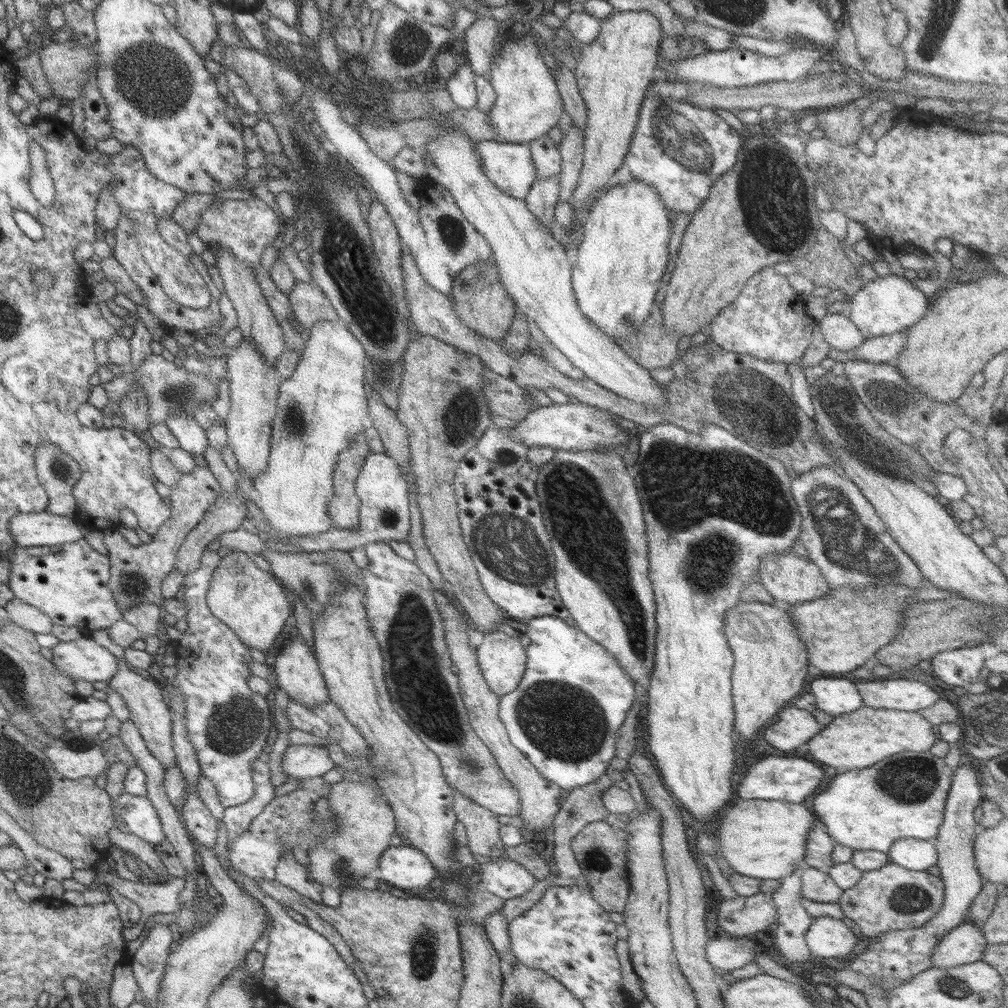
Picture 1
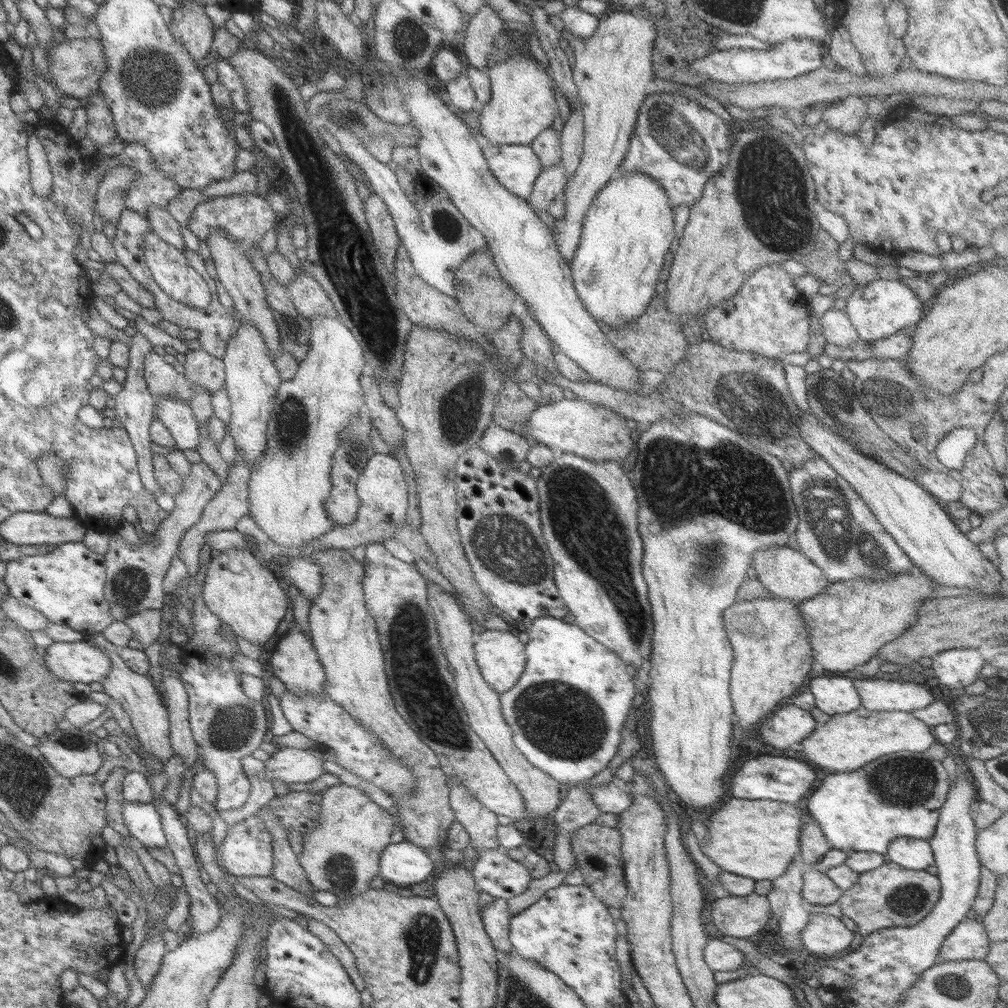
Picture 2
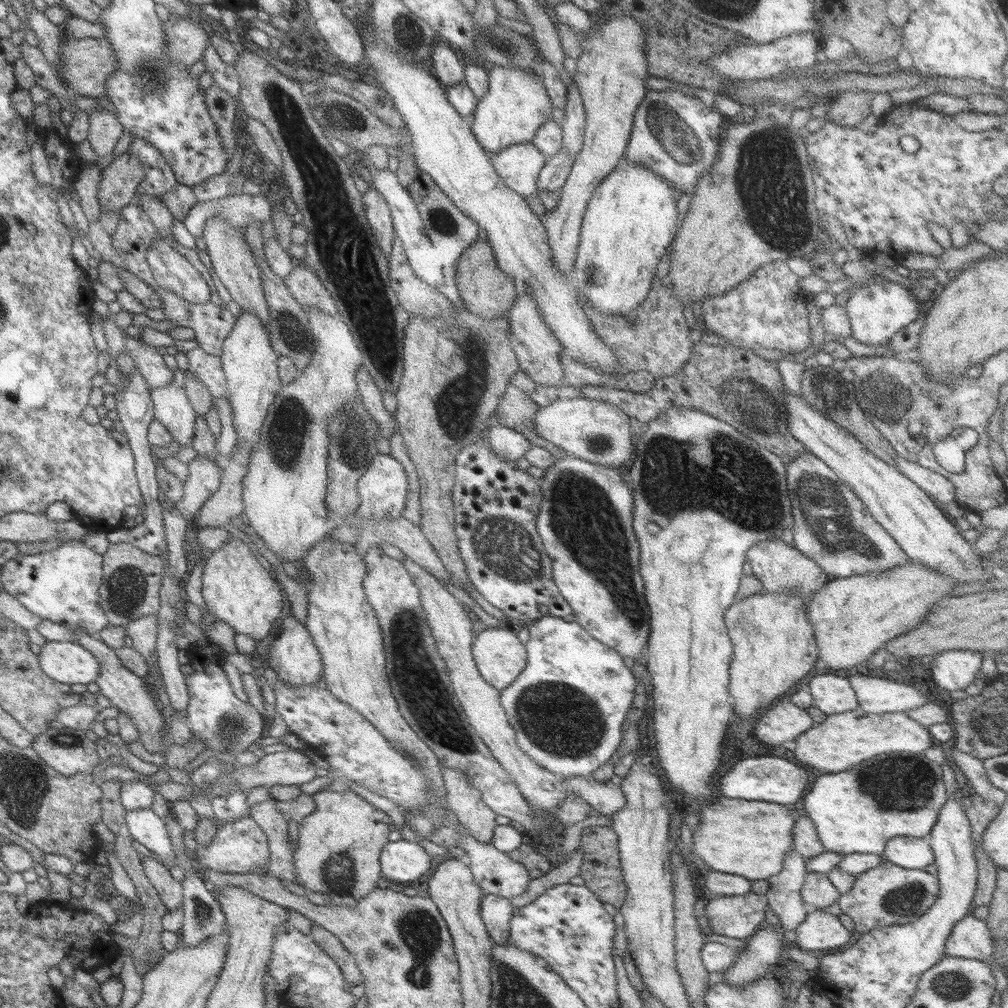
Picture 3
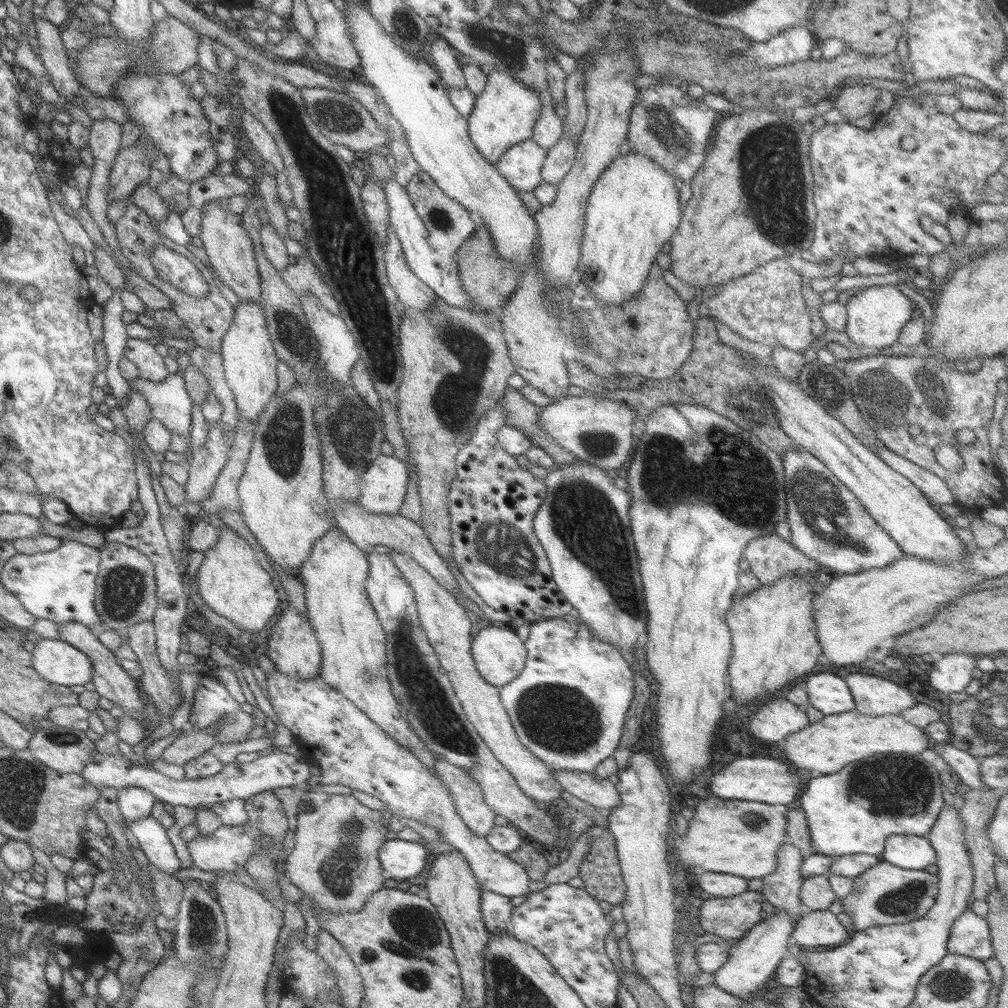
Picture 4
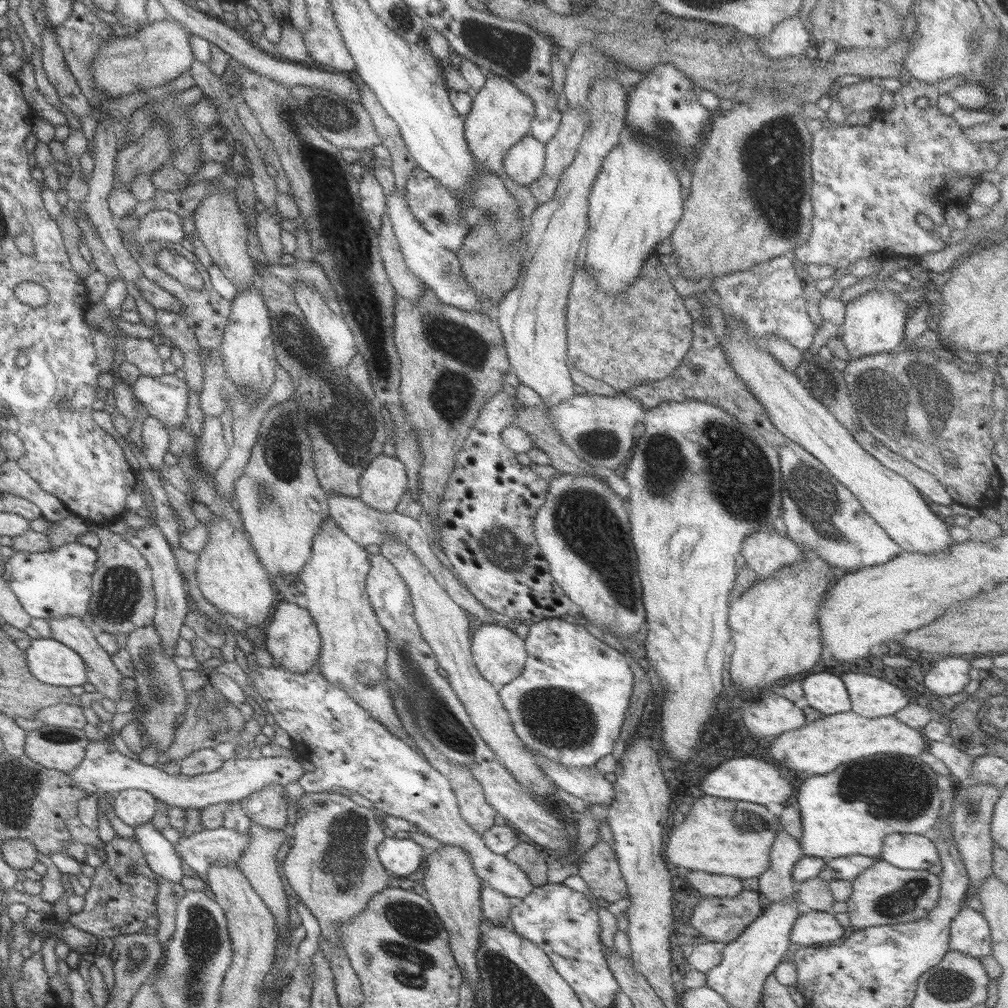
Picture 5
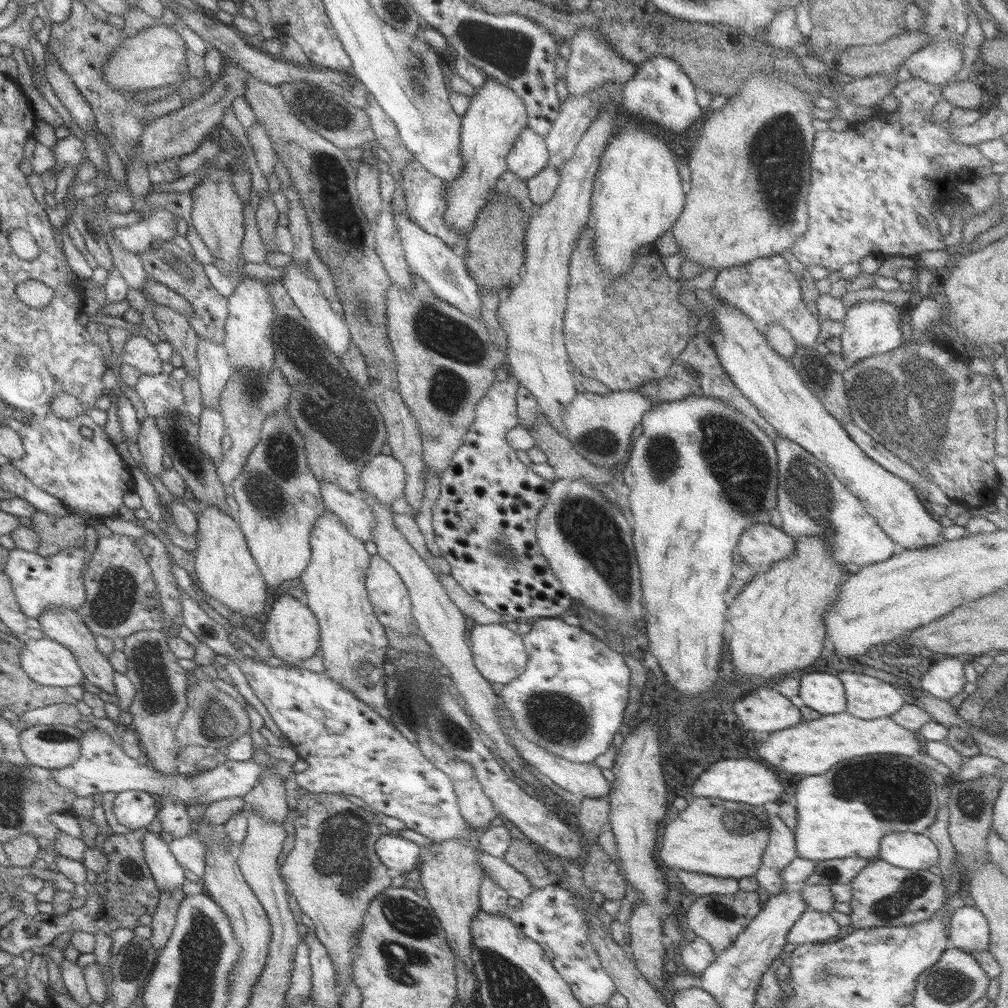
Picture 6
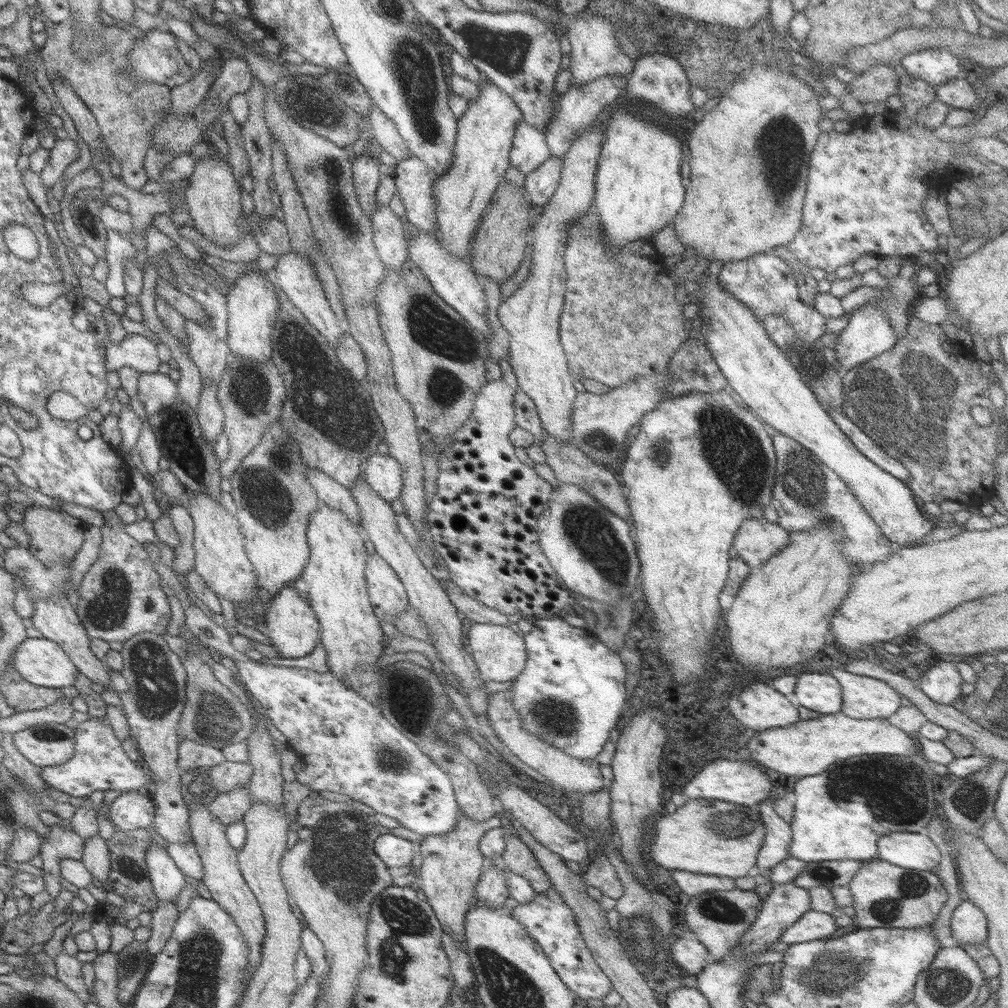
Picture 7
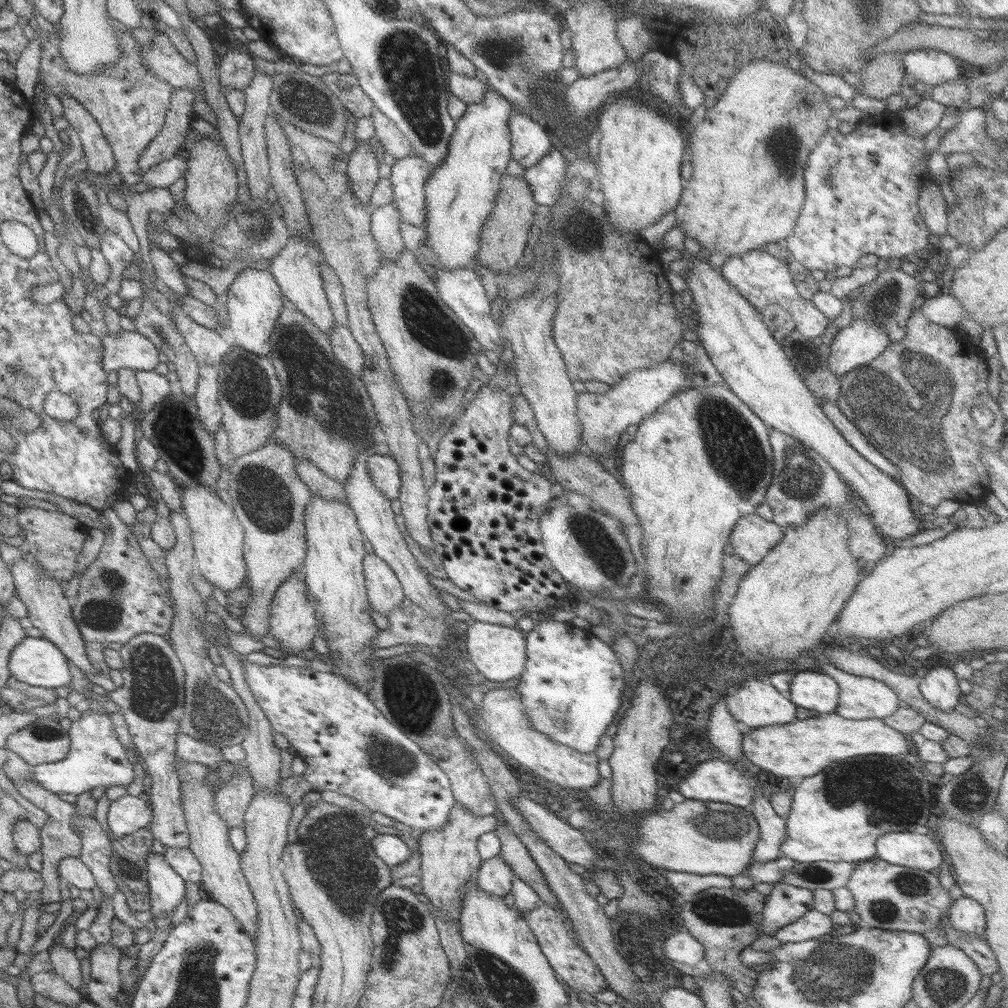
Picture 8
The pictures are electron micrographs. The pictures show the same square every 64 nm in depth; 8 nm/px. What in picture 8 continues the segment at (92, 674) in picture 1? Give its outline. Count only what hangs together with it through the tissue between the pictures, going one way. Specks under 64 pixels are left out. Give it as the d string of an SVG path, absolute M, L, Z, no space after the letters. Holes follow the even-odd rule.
M42 637L24 638L9 658L9 672L18 682L47 690L70 686L70 670L64 653Z

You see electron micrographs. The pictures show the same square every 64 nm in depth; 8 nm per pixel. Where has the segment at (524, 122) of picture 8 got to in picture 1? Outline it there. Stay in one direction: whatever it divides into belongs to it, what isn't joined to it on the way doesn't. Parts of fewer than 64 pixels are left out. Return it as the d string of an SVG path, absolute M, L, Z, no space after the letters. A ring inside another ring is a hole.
M479 141L475 147L482 170L492 184L507 196L524 201L536 178L528 144Z

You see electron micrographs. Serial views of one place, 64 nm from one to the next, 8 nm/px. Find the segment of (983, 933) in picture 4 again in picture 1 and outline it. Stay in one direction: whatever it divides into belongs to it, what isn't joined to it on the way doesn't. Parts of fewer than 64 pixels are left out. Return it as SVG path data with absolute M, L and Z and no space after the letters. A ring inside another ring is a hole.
M966 920L949 929L939 940L931 954L931 968L950 969L980 961L986 945L983 931Z

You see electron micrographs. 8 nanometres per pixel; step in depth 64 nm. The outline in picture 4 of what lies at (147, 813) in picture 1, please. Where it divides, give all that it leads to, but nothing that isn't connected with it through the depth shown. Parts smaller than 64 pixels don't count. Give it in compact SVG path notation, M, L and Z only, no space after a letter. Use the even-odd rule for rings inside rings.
M151 815L129 824L130 833L138 840L140 848L148 862L158 870L176 876L180 861L174 851L174 845L166 834L166 828Z

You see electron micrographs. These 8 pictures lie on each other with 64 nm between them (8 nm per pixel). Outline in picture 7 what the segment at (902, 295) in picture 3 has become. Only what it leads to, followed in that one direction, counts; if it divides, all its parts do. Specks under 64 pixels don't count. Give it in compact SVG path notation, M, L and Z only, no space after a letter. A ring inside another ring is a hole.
M868 305L858 310L854 309L850 312L848 325L837 337L837 344L834 347L838 364L842 365L841 373L863 362L868 362L871 358L892 349L898 343L899 338L890 321L886 312L874 305Z

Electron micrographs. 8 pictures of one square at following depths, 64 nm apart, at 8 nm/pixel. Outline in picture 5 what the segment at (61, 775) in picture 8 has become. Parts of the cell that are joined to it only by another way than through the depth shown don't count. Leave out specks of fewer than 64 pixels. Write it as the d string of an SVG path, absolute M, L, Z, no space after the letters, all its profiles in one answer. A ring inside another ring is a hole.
M105 738L102 741L88 740L82 763L72 772L64 773L78 788L81 788L81 791L86 791L89 795L101 796L106 793L115 795L124 789L138 789L155 796L162 807L169 805L185 810L191 808L199 810L222 802L237 803L269 784L279 784L285 787L290 782L297 782L304 772L298 758L271 756L261 757L258 760L250 758L226 760L220 769L208 774L170 775L162 769L155 768L154 765L146 766L146 764L123 756L114 748L114 744L110 745Z

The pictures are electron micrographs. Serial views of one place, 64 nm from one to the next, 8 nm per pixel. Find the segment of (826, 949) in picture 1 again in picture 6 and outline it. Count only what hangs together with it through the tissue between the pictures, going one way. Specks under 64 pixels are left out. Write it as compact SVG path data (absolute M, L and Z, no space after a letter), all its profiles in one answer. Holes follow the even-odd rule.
M813 910L804 911L787 934L790 944L831 942L841 934L841 926L830 913Z

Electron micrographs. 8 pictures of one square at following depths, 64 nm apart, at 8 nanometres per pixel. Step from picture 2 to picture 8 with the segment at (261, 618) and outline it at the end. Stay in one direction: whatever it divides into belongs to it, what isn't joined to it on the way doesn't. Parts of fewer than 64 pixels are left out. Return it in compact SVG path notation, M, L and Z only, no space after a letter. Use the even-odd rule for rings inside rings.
M181 486L181 501L184 514L192 529L193 549L195 550L195 571L202 574L212 586L222 592L240 590L247 586L248 571L243 557L245 532L235 511L222 502L220 497L208 487Z

